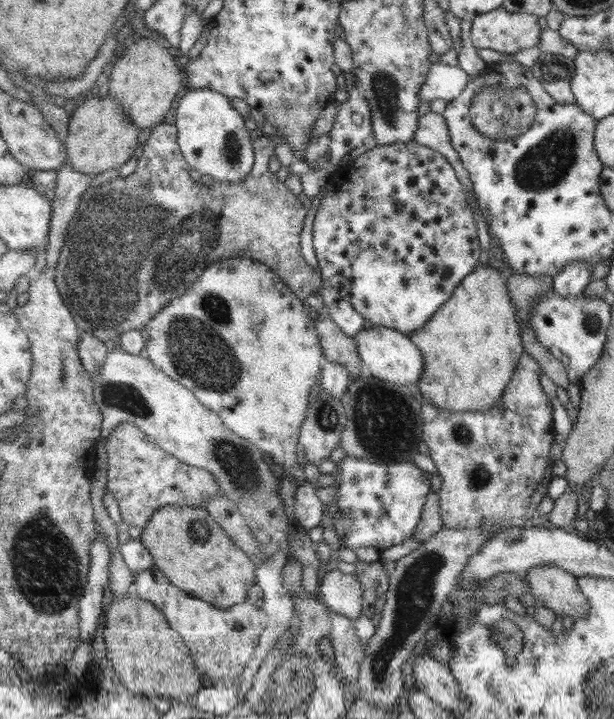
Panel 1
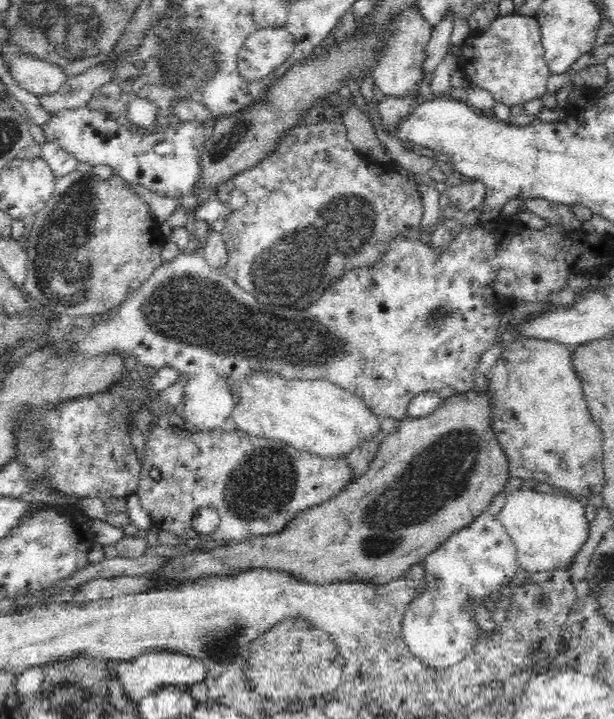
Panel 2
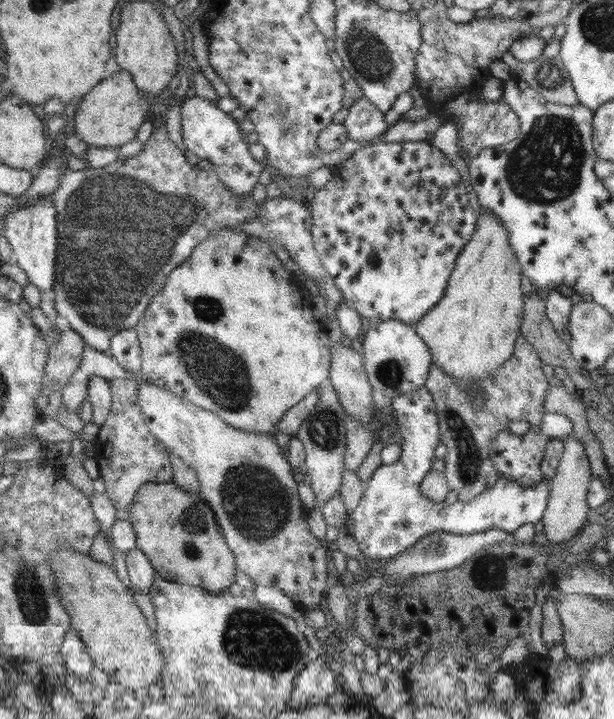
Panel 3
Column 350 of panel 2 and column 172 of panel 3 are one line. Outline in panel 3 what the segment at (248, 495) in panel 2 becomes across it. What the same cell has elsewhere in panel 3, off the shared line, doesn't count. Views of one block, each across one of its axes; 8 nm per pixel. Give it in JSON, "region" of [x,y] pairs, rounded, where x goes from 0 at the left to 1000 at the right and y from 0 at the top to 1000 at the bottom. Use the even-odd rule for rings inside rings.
{"region":[[[189,526],[182,535],[182,572],[173,588],[161,595],[160,611],[153,616],[155,640],[163,648],[173,690],[194,707],[207,707],[220,698],[223,683],[238,672],[256,669],[279,672],[283,668],[283,651],[275,627],[246,601],[235,573],[226,562],[223,526]]]}

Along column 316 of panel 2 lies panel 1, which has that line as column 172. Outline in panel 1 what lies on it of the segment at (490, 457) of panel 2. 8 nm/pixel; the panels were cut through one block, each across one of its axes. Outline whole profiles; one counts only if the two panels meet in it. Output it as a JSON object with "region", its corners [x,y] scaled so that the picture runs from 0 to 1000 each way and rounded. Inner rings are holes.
{"region":[[[282,702],[261,707],[246,719],[231,739],[221,740],[231,755],[243,764],[252,786],[259,789],[282,812],[301,819],[311,829],[327,829],[357,846],[373,846],[402,834],[402,823],[412,812],[420,812],[420,786],[412,776],[389,762],[363,733],[342,716],[336,705]]]}

